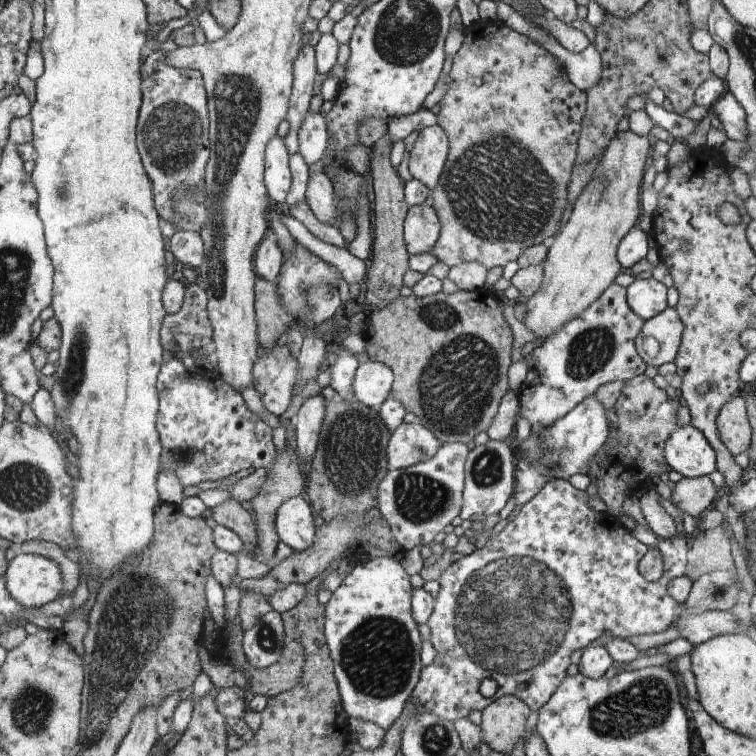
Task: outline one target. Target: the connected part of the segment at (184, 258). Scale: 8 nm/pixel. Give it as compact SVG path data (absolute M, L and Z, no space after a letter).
M176 229L168 249L172 251L176 262L184 267L196 270L204 262L204 245L197 231Z

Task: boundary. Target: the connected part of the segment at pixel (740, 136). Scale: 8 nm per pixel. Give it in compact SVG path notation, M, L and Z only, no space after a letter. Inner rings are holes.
M724 92L711 110L720 119L720 122L722 122L727 138L736 140L736 142L744 142L748 139L749 132L745 110L740 106L740 102L736 100L732 92Z

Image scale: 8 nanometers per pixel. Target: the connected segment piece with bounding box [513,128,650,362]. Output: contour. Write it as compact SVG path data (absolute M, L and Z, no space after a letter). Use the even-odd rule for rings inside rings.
M630 128L618 132L618 136L605 148L592 180L576 199L571 215L554 243L547 250L543 262L545 276L541 289L526 304L526 316L521 321L537 339L530 344L514 348L514 362L523 360L531 347L536 347L556 330L560 330L572 318L578 318L600 294L612 286L620 270L617 259L620 240L628 236L640 216L638 192L648 158L648 136L638 136Z

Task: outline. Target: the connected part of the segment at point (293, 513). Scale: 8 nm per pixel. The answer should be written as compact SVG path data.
M305 495L286 500L277 510L276 527L281 542L293 551L306 550L314 542L317 528L312 517L313 507Z

